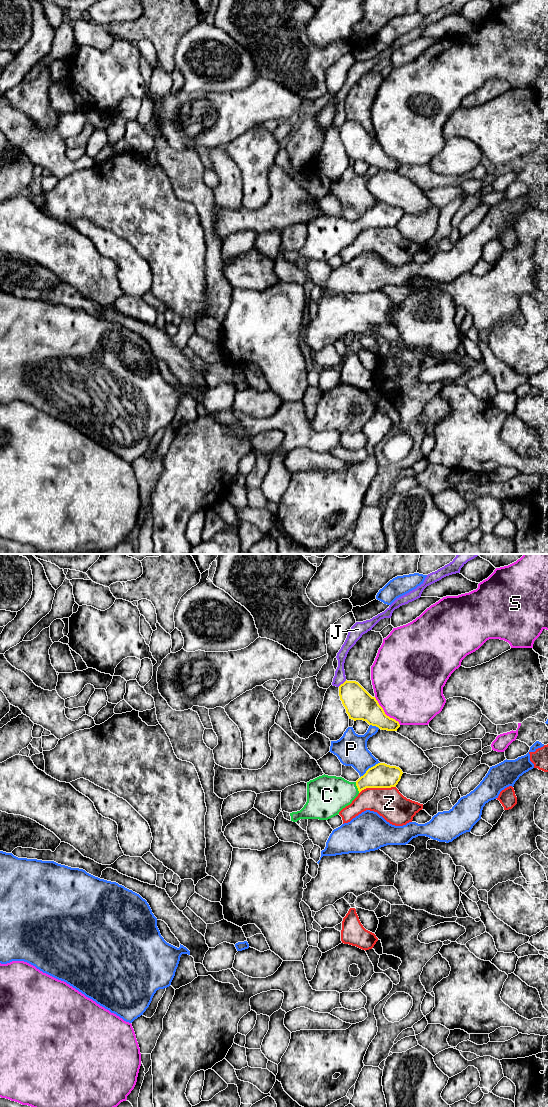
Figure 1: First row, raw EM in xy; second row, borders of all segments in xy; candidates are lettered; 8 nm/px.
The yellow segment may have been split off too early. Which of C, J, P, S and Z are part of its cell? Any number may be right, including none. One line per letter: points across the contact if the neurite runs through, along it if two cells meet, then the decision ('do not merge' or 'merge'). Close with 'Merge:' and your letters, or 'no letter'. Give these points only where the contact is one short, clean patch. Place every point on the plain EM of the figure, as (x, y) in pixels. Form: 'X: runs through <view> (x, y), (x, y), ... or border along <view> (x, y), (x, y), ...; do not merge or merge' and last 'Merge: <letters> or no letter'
C: runs through xy (381, 215), (364, 221), (357, 227), (345, 232), (327, 235); merge
J: border along xy (346, 120), (338, 126); do not merge
P: do not merge
S: do not merge
Z: do not merge
Merge: C

